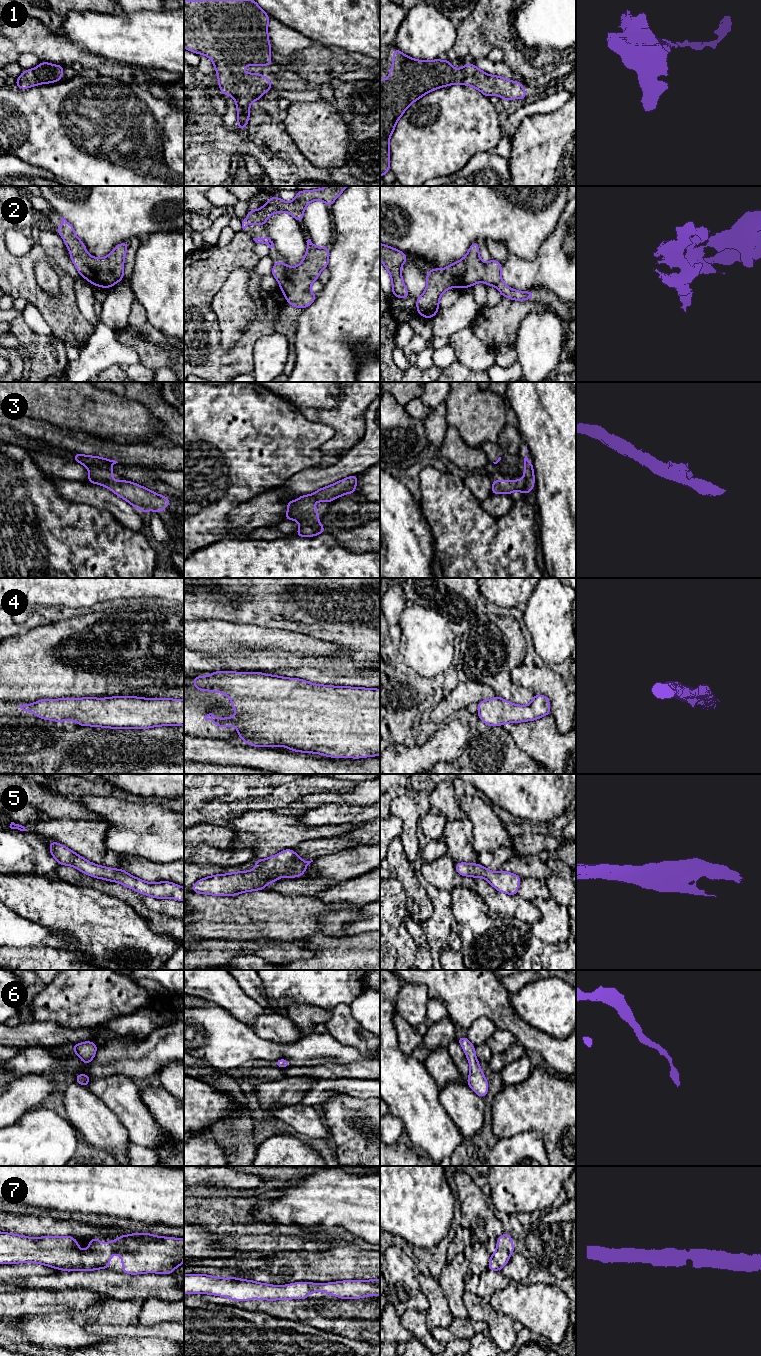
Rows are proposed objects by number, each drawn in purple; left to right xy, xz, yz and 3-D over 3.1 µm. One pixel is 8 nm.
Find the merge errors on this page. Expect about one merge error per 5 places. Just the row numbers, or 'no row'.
no row

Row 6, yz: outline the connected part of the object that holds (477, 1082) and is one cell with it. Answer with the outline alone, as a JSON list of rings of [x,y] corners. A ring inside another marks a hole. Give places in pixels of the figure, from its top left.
[[[457,1037],[456,1040],[462,1046],[470,1064],[470,1074],[467,1078],[469,1087],[481,1098],[488,1093],[488,1082],[480,1068],[480,1063],[476,1059],[475,1047],[467,1037]]]

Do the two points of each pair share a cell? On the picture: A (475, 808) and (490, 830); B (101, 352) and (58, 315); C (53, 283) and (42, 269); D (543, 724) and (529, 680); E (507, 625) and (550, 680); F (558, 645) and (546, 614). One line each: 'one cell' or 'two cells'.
A: one cell
B: two cells
C: one cell
D: two cells
E: two cells
F: one cell

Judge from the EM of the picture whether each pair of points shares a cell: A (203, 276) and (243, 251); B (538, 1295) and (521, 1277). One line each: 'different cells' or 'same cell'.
A: same cell
B: different cells

